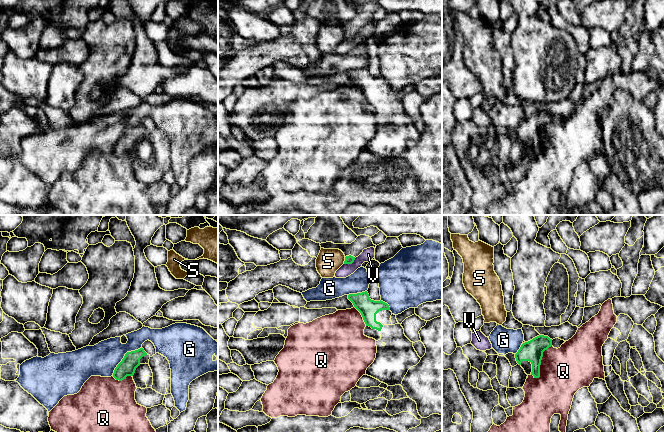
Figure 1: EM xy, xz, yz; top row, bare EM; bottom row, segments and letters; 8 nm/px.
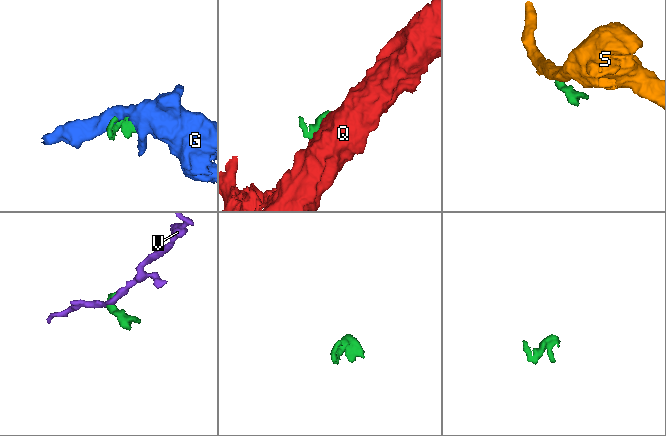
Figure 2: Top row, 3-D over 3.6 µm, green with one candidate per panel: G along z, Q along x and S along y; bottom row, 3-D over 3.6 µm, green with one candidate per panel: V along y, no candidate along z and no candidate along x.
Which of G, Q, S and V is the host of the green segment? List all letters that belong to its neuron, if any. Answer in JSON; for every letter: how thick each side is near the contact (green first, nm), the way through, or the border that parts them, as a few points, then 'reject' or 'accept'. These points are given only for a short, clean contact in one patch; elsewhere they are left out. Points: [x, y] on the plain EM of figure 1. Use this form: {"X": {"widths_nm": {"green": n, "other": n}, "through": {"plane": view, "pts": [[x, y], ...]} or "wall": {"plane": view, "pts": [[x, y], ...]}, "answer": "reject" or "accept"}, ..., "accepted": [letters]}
{"G": {"widths_nm": {"green": 140, "other": 260}, "answer": "reject"}, "Q": {"widths_nm": {"green": 170, "other": 380}, "answer": "reject"}, "S": {"widths_nm": {"green": 70, "other": 190}, "wall": {"plane": "xz", "pts": [[345, 33], [343, 39]]}, "answer": "reject"}, "V": {"widths_nm": {"green": 70, "other": 100}, "wall": {"plane": "xz", "pts": [[355, 34], [351, 39], [344, 40]]}, "answer": "reject"}, "accepted": []}

